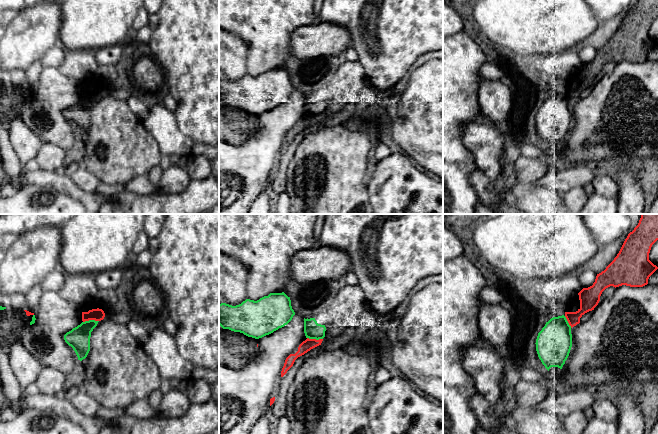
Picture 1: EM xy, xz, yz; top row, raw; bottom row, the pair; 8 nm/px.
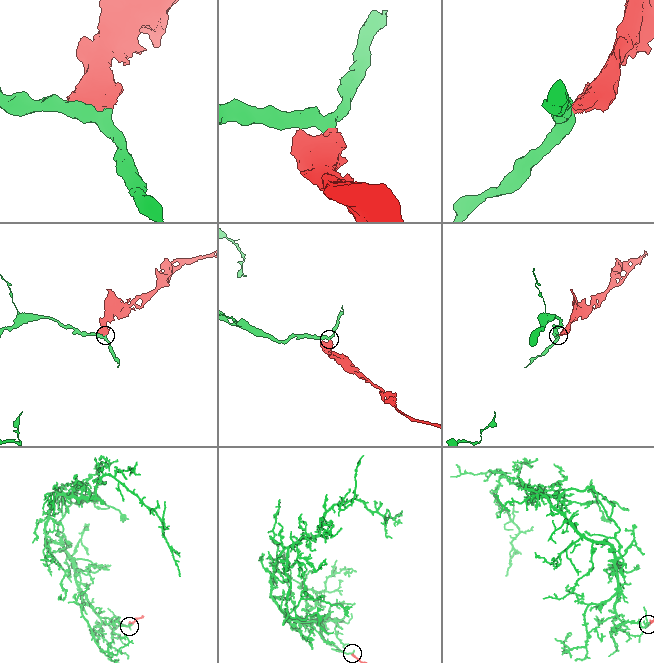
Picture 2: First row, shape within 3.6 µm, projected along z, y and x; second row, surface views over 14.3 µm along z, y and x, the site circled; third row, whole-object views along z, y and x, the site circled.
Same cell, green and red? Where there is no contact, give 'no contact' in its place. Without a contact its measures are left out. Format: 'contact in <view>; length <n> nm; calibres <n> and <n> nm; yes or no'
contact in xy; length 130 nm; calibres 180 and 100 nm; no

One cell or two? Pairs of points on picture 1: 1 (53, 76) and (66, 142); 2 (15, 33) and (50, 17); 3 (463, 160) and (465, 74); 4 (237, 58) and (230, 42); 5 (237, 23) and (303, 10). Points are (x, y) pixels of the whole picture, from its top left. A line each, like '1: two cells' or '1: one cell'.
1: one cell
2: one cell
3: one cell
4: one cell
5: one cell

